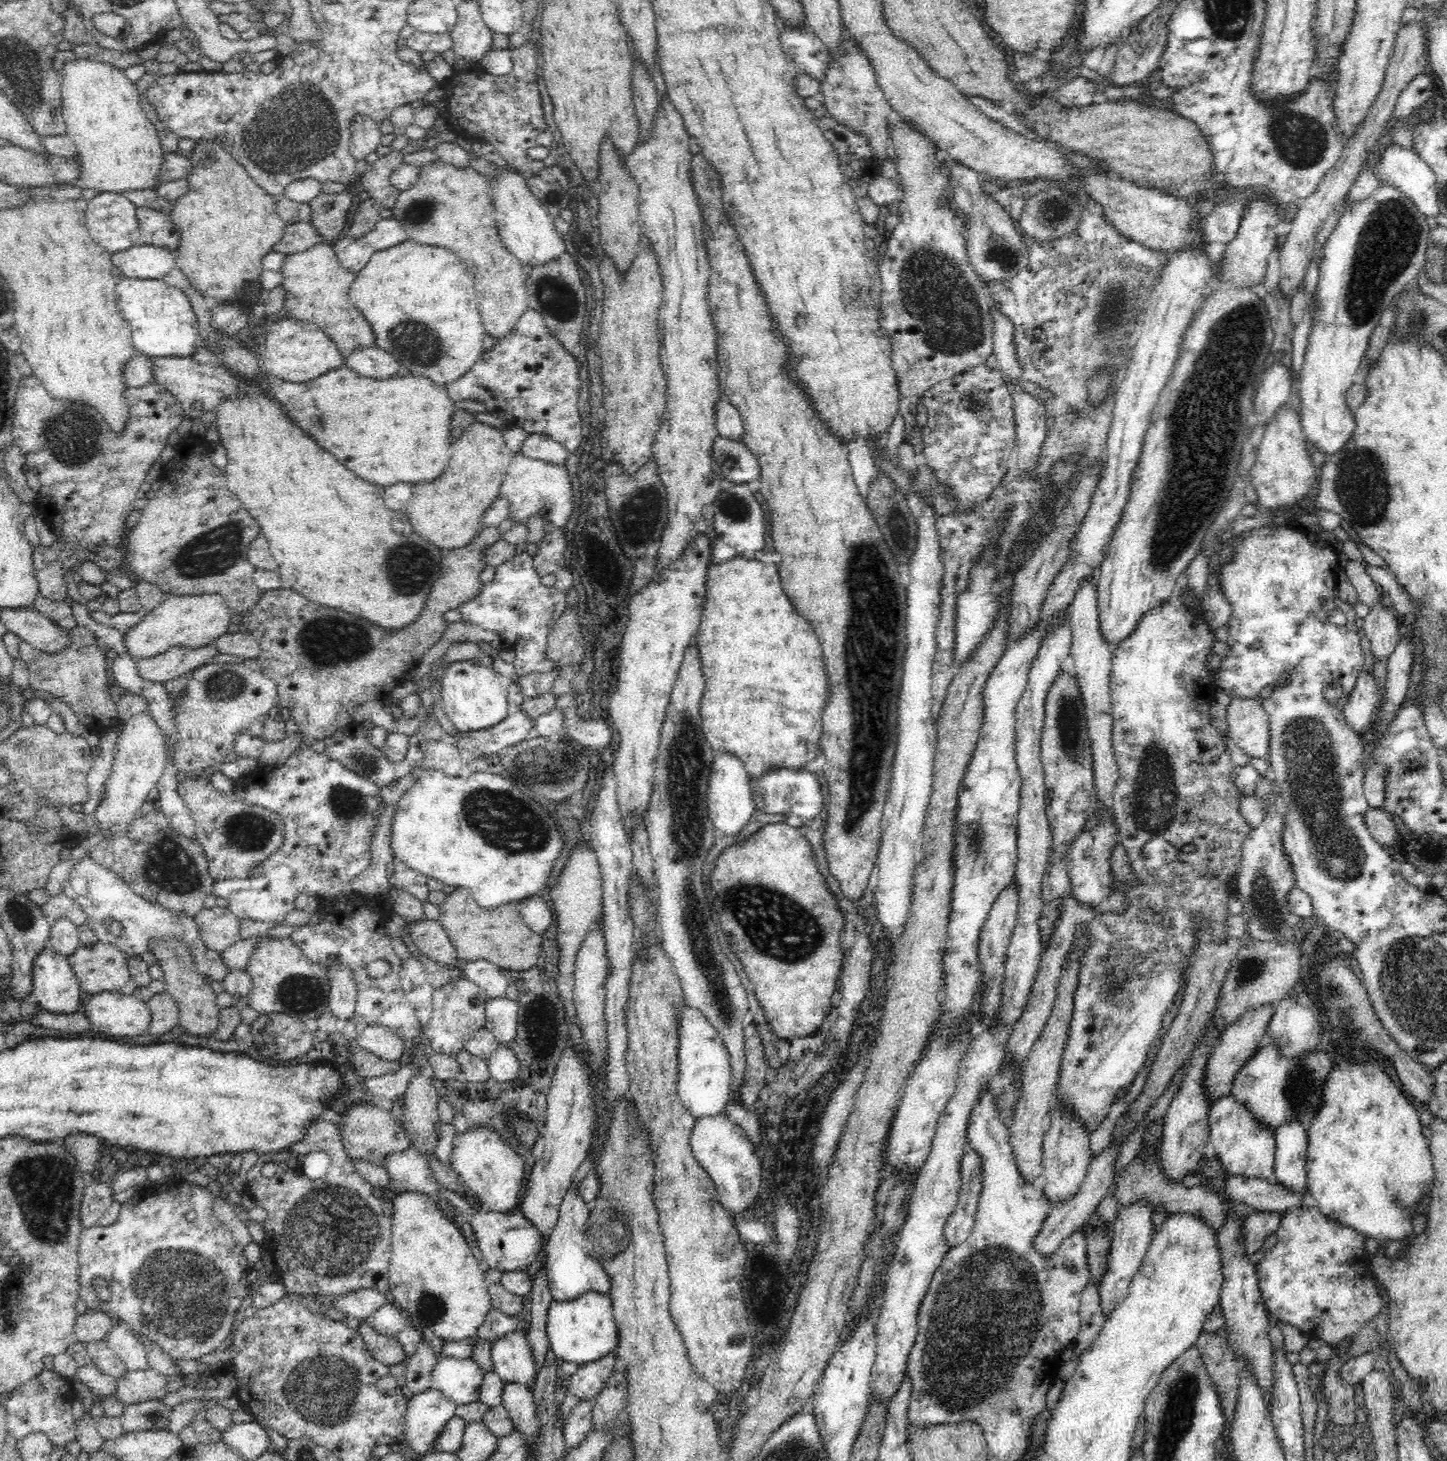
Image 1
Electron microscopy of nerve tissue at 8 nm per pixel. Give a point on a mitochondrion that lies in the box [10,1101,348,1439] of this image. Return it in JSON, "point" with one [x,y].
{"point":[181,1295]}

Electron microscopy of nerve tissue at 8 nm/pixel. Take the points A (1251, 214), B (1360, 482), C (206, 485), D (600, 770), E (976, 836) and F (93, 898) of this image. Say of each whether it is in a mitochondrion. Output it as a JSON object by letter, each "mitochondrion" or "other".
{"A":"other","B":"mitochondrion","C":"other","D":"other","E":"mitochondrion","F":"other"}

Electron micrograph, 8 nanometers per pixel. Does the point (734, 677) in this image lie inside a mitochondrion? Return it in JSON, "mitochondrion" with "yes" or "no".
{"mitochondrion":"no"}

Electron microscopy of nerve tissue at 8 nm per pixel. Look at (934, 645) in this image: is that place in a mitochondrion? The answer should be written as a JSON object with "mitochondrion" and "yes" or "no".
{"mitochondrion":"no"}

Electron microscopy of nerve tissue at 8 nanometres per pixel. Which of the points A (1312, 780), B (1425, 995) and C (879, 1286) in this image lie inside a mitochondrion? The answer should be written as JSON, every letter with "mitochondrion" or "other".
{"A":"mitochondrion","B":"mitochondrion","C":"other"}

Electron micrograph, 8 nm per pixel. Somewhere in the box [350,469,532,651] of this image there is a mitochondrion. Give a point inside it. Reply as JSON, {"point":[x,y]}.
{"point":[408,569]}

